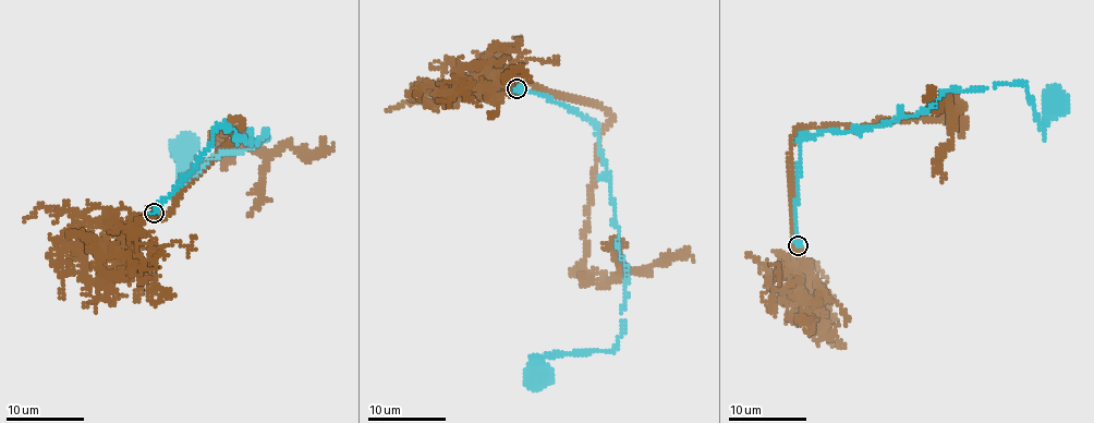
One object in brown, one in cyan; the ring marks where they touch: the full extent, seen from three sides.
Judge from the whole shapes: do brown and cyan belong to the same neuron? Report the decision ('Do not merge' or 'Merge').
Merge

